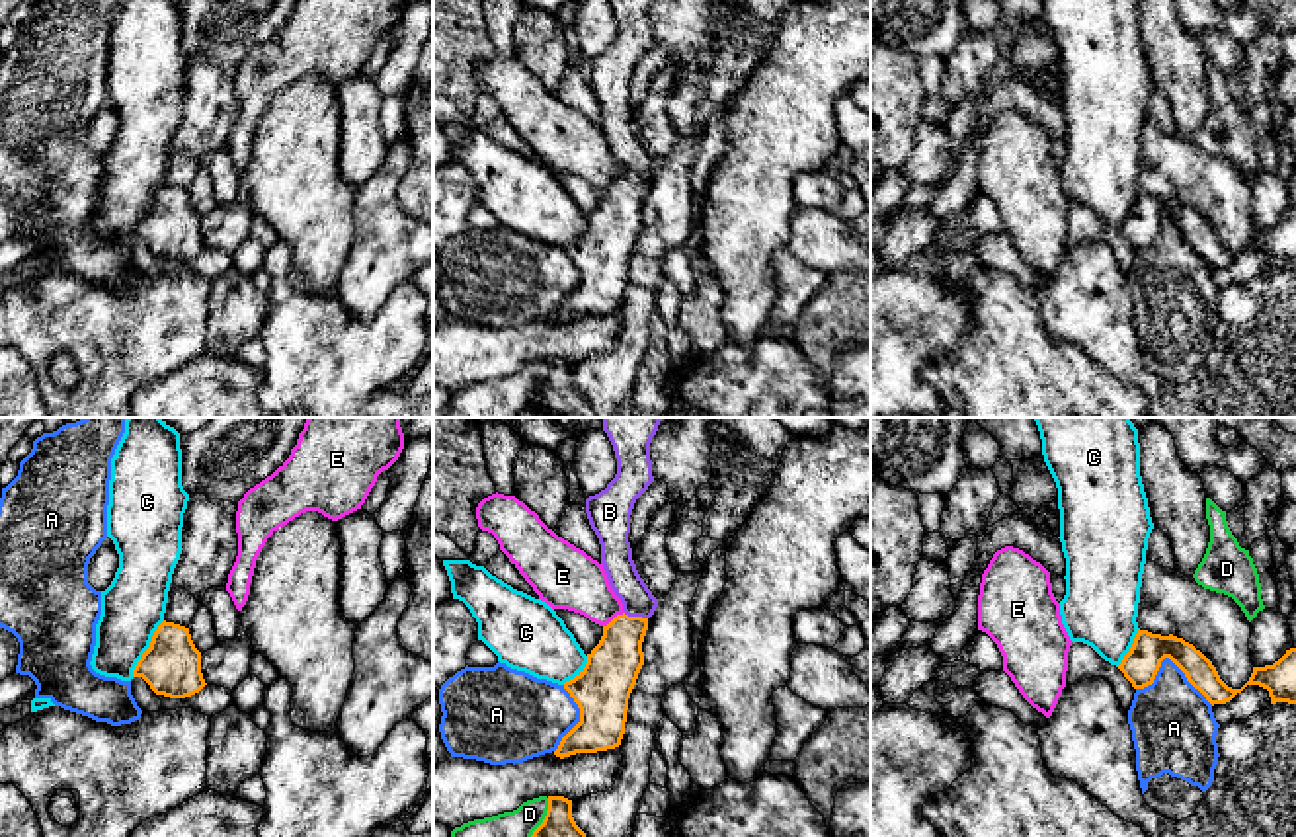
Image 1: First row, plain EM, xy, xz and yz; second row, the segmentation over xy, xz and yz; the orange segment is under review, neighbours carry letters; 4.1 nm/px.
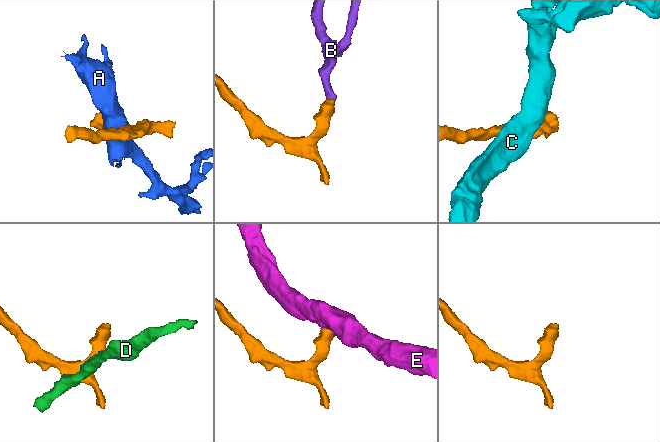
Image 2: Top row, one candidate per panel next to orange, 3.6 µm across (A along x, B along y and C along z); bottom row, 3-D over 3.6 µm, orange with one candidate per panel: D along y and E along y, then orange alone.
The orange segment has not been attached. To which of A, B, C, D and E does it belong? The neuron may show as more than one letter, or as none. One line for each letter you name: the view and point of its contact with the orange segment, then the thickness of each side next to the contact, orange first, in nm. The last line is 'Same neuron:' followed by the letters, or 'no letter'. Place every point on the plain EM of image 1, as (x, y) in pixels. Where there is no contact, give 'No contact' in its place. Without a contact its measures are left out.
B: Touches orange at xz (635, 180). Thickness 220 nm (orange) against 130 nm
Same neuron: B

